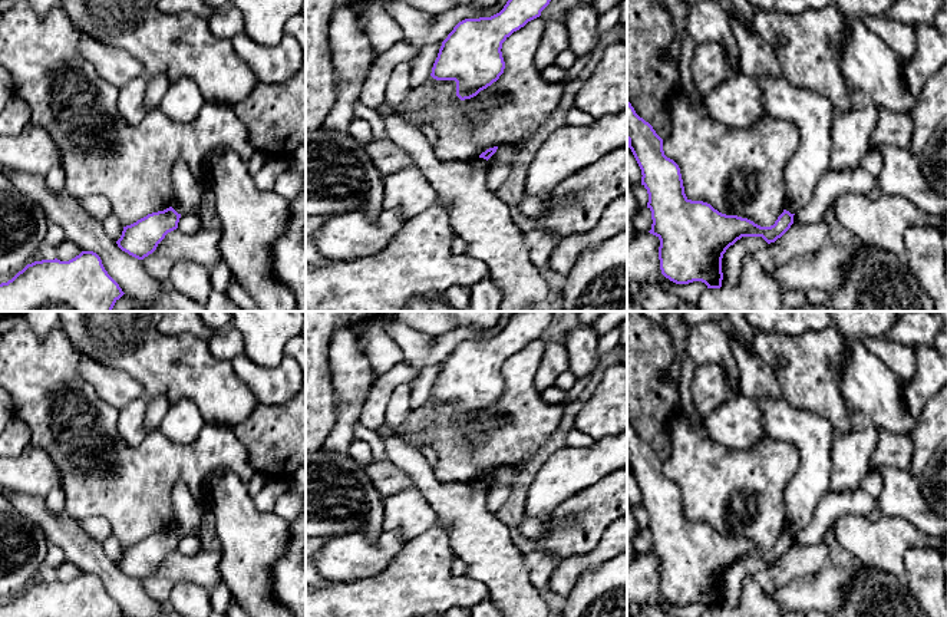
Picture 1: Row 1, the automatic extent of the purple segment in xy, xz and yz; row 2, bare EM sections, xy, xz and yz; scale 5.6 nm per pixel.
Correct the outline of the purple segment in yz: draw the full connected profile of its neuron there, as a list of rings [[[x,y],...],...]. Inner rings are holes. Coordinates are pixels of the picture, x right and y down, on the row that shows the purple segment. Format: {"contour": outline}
{"contour": [[[627,100],[627,141],[640,169],[641,185],[647,189],[647,208],[651,211],[650,234],[660,240],[659,260],[661,274],[676,284],[702,281],[707,288],[720,288],[723,273],[722,258],[726,250],[742,237],[762,237],[768,244],[781,238],[793,224],[789,211],[778,217],[773,225],[760,227],[748,218],[726,215],[703,201],[692,201],[684,194],[679,165],[667,158],[663,151],[663,139],[653,126],[640,118]]]}

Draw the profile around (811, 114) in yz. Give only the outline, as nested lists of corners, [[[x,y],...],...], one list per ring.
[[[785,76],[756,80],[765,115],[792,122],[801,132],[801,145],[785,168],[785,209],[796,214],[811,201],[818,181],[829,169],[837,110],[826,98],[796,88]]]

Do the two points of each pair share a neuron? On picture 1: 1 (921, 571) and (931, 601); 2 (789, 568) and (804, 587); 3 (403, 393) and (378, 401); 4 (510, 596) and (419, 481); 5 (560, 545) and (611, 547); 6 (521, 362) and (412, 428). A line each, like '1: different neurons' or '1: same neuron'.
1: same neuron
2: different neurons
3: different neurons
4: same neuron
5: different neurons
6: same neuron

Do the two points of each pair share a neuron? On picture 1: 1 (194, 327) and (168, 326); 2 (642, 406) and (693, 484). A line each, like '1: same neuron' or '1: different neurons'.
1: same neuron
2: different neurons

